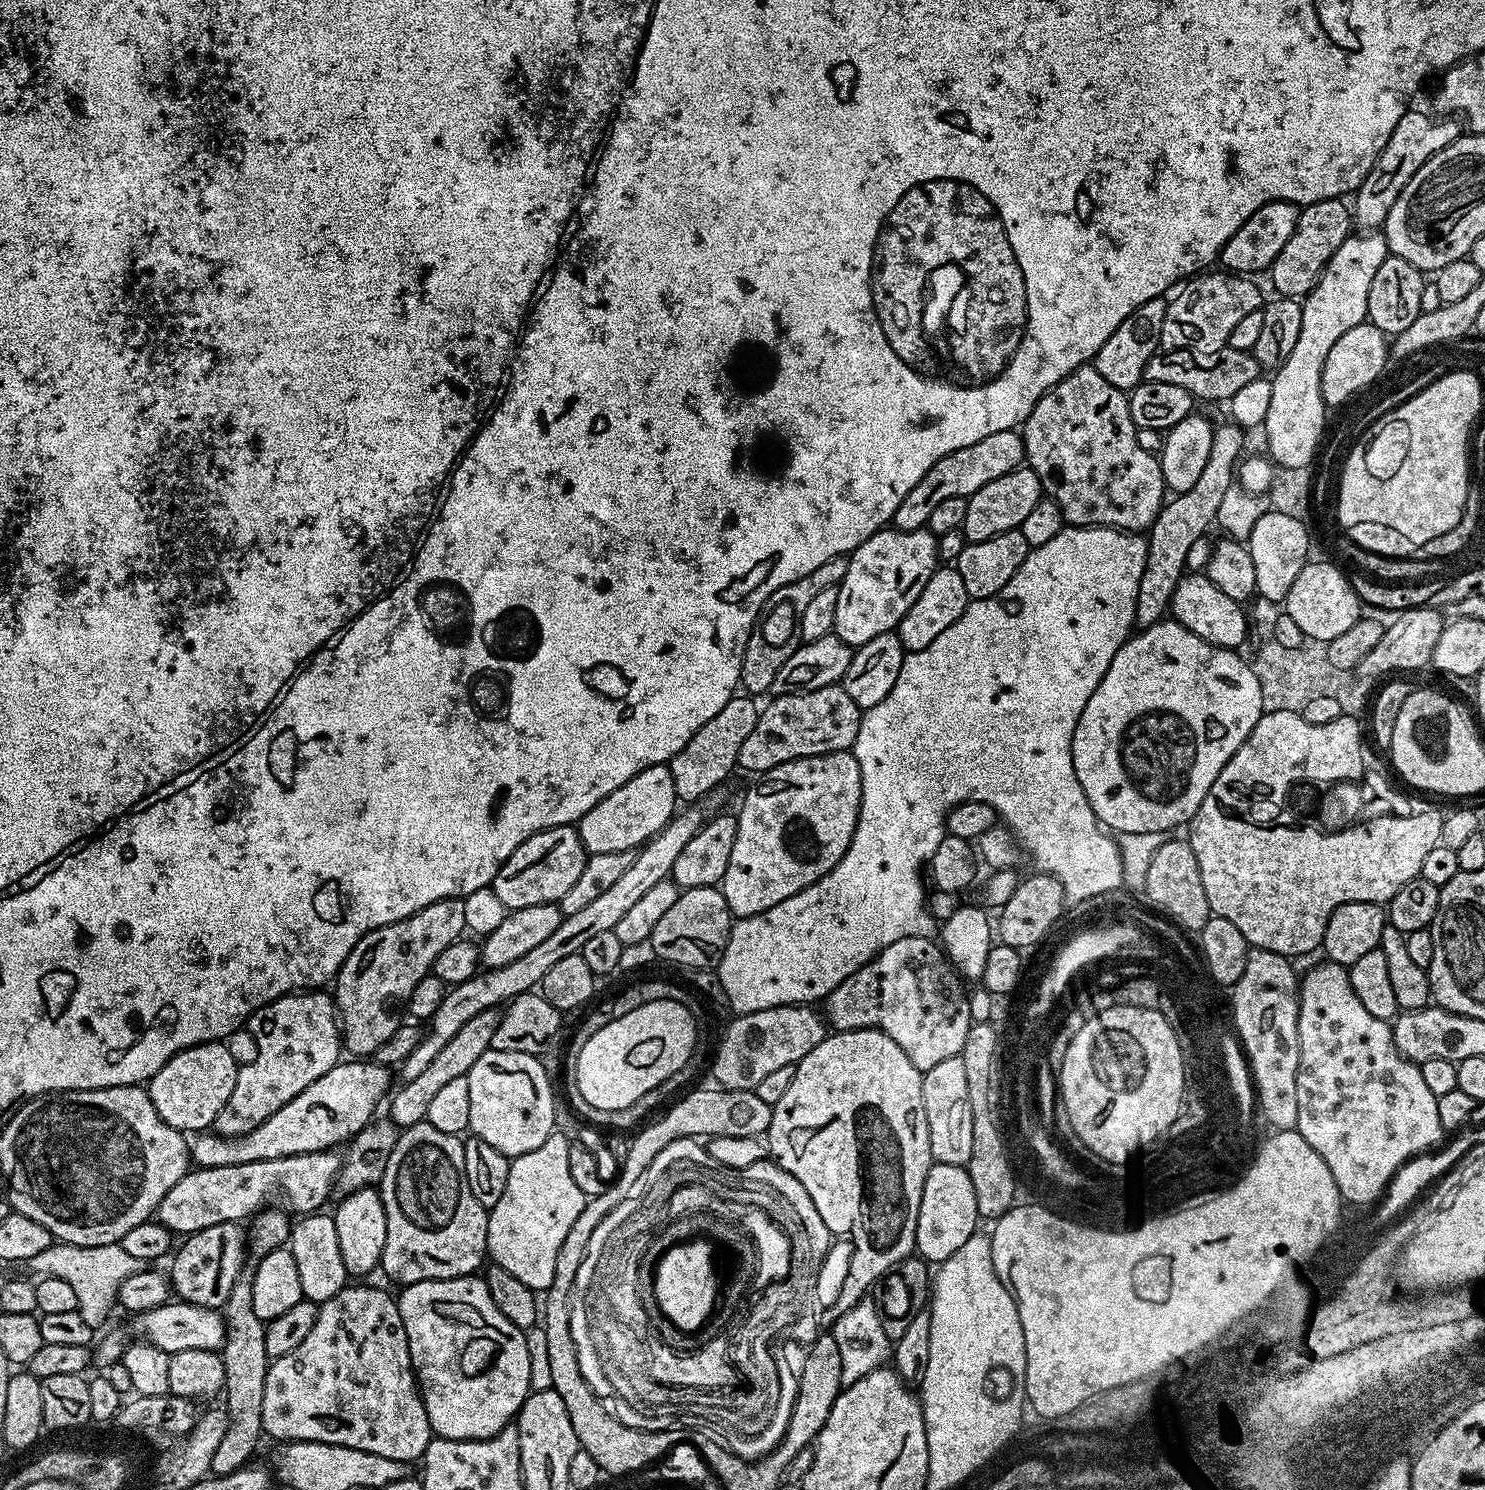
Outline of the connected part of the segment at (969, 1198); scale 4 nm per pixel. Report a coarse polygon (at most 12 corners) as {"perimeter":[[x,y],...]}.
{"perimeter":[[933,1163],[915,1251],[944,1263],[978,1231],[967,1167]]}

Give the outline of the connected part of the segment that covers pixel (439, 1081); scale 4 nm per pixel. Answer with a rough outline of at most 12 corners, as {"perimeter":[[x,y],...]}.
{"perimeter":[[498,1008],[470,1018],[421,1076],[393,1093],[397,1127],[423,1123],[431,1099],[489,1051]]}

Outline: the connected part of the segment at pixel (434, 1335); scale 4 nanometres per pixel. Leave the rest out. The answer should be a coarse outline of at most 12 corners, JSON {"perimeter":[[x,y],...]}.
{"perimeter":[[479,1275],[399,1293],[436,1436],[485,1440],[532,1384]]}

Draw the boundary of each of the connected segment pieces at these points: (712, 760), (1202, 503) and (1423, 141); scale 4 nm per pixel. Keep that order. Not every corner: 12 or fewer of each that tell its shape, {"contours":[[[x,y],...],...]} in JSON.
{"contours":[[[732,700],[670,761],[677,801],[721,787],[760,717]],[[1215,425],[1210,458],[1147,529],[1135,627],[1165,619],[1187,554],[1216,524],[1245,429]],[[1409,110],[1354,193],[1376,230],[1406,182],[1462,134],[1459,119]]]}

